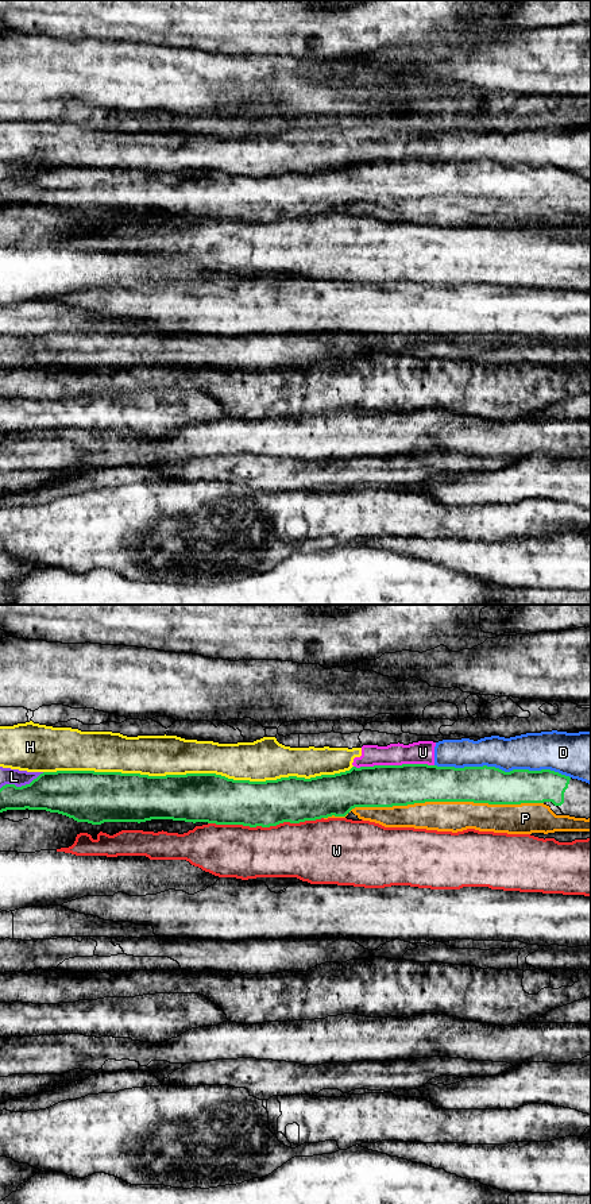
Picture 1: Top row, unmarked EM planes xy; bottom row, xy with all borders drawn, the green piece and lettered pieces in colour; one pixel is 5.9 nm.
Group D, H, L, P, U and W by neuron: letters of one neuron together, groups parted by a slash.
D H U / L / P / W

